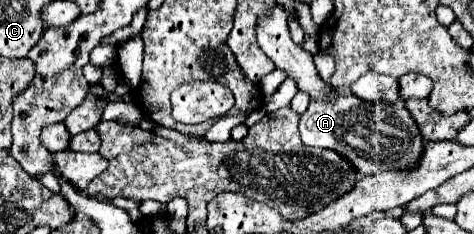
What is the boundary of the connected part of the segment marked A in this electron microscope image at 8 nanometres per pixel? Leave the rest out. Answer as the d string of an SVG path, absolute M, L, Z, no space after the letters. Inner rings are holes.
M333 88L333 94L327 98L327 102L311 100L307 112L301 114L299 132L305 146L335 150L361 176L381 174L385 170L393 170L393 172L415 170L425 148L417 122L411 118L403 102L375 104L375 102L363 100L363 106L361 106L361 100L355 94L343 94L337 88ZM377 136L385 136L385 142L375 144L373 138ZM373 146L375 148L379 146L385 150L371 150Z

